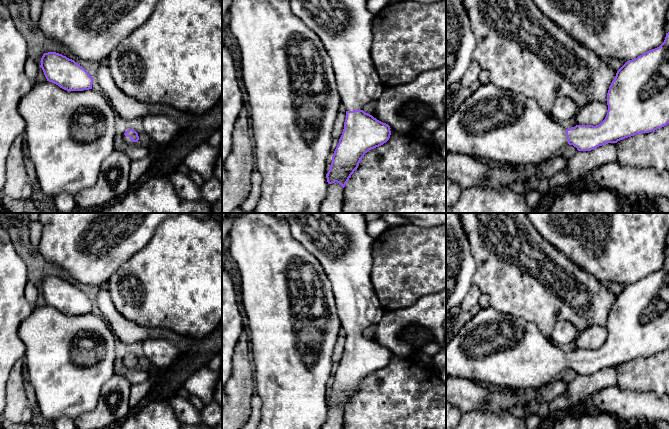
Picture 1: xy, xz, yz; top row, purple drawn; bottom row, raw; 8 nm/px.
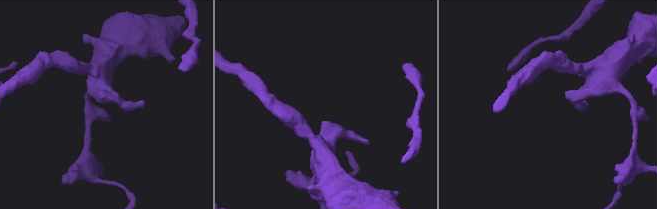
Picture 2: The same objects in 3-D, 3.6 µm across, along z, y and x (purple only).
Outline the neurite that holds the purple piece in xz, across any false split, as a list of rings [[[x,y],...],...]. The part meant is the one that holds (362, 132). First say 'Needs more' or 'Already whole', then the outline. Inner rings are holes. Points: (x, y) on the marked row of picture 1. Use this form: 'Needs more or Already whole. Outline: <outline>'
Needs more. Outline: [[[367,0],[288,1],[293,15],[317,34],[332,60],[336,86],[342,101],[342,109],[346,111],[346,119],[326,178],[329,184],[337,182],[344,188],[364,155],[386,143],[391,135],[388,124],[363,111],[366,104],[378,100],[385,88],[370,52],[374,14],[368,10]]]

